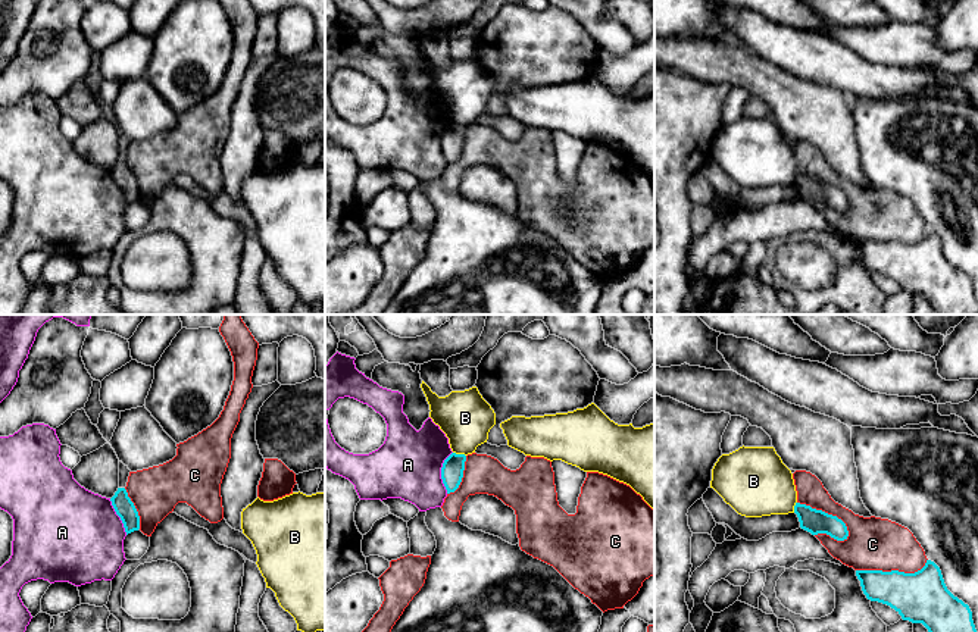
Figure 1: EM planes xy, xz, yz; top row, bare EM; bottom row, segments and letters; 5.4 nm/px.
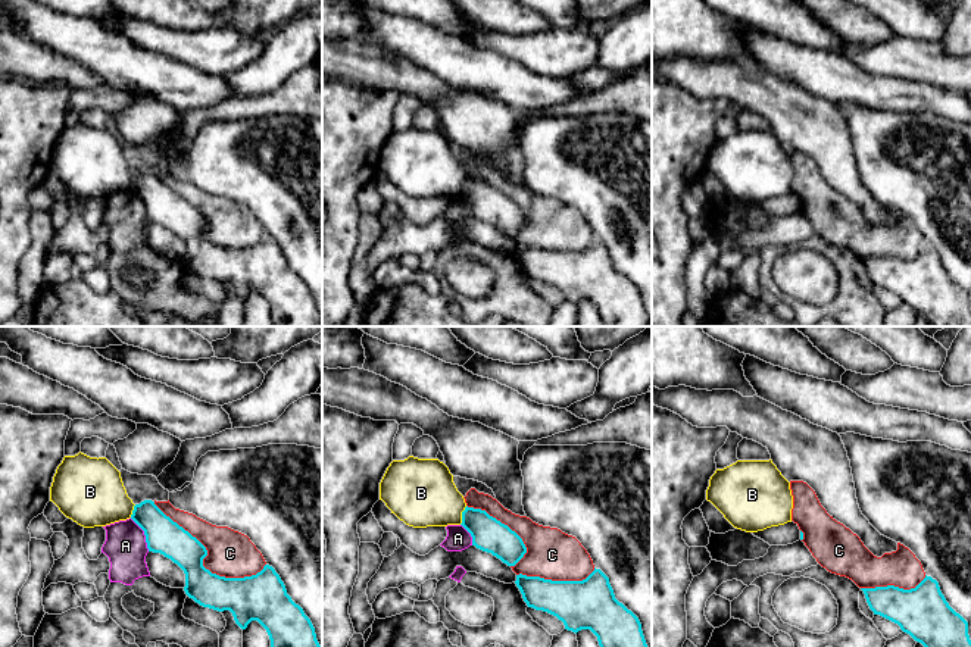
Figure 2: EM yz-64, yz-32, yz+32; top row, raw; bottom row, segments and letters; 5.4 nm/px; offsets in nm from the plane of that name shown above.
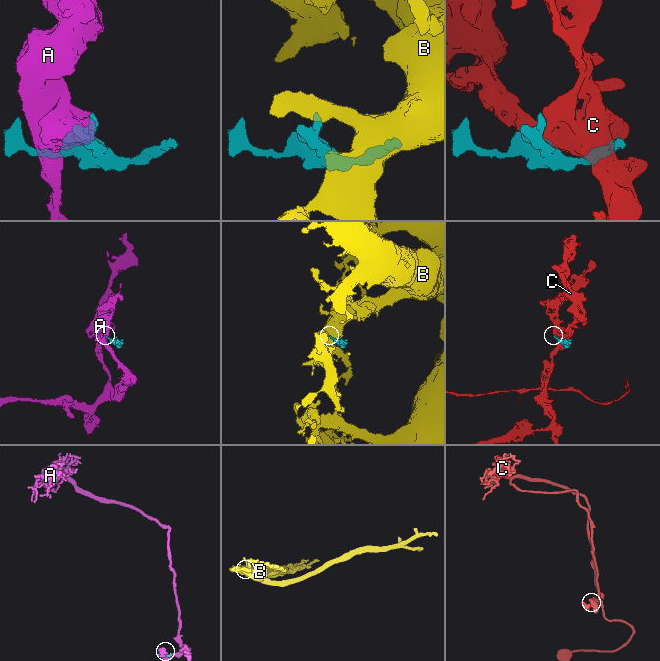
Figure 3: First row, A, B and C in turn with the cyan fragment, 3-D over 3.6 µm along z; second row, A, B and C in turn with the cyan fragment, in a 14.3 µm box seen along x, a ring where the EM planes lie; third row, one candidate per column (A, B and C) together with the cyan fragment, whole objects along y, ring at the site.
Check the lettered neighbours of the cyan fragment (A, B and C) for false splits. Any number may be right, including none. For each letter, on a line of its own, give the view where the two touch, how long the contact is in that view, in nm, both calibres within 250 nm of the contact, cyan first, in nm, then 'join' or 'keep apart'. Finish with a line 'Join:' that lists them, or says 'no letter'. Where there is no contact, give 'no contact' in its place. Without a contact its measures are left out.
A: xz | 240 nm | 130/360 nm | keep apart
B: xz | 80 nm | 130/280 nm | keep apart
C: yz | 340 nm | 130/200 nm | keep apart
Join: no letter

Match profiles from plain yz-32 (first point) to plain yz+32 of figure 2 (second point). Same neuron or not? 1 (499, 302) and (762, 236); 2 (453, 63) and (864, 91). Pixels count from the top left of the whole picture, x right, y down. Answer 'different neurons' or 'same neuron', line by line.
1: different neurons
2: same neuron

